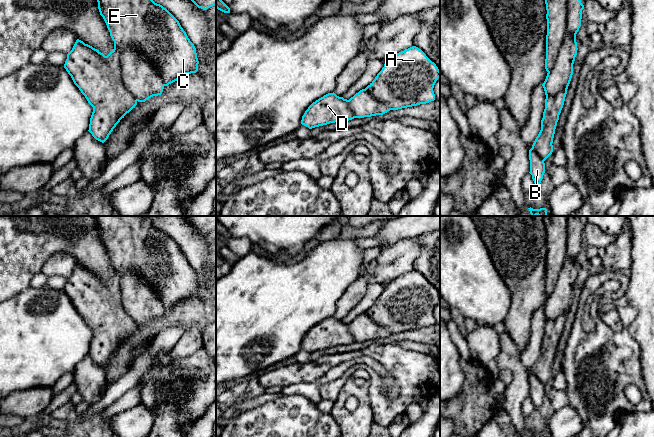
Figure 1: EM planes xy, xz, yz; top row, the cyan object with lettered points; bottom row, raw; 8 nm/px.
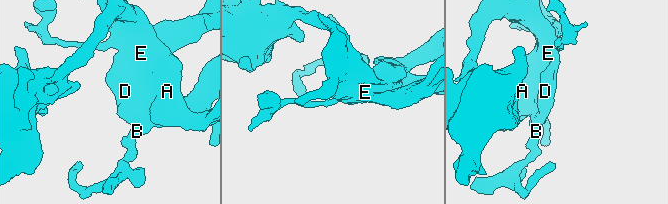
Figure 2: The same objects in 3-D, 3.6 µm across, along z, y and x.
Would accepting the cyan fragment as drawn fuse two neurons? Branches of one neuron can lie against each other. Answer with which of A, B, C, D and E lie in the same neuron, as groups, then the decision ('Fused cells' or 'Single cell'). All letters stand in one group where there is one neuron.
Groups: A B C D E. Single cell

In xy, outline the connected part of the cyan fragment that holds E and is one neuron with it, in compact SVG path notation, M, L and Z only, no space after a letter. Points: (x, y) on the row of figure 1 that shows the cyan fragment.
M97 0L97 2L100 15L103 17L110 32L110 36L114 41L114 49L107 56L105 56L99 50L77 39L72 50L67 54L64 68L71 76L74 84L85 96L88 103L93 107L88 131L96 140L104 143L120 120L124 118L124 116L133 108L135 108L138 102L145 102L153 96L161 95L165 86L177 81L180 77L186 74L196 73L198 71L199 61L197 58L196 48L181 27L179 21L162 5L155 3L153 0Z

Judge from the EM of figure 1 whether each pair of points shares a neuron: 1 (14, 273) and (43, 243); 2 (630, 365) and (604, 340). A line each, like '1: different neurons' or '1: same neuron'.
1: same neuron
2: same neuron

